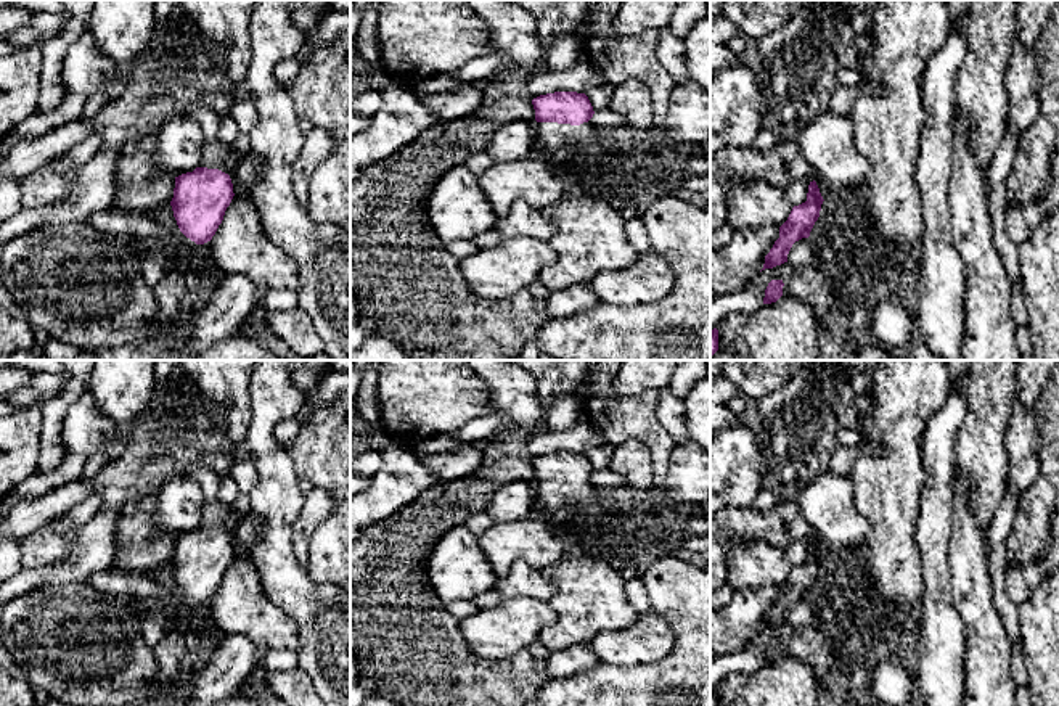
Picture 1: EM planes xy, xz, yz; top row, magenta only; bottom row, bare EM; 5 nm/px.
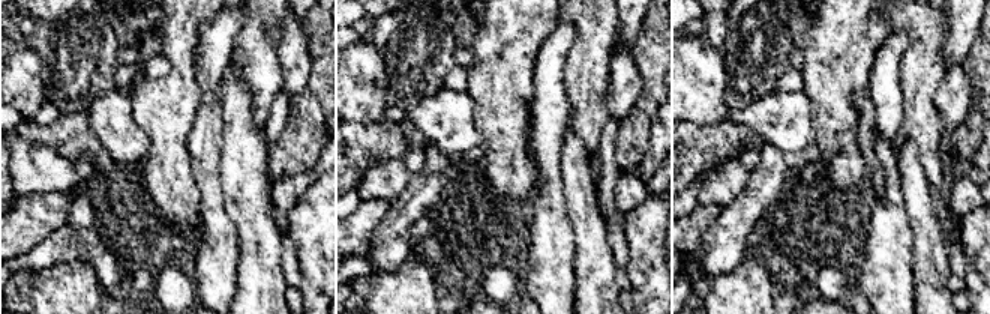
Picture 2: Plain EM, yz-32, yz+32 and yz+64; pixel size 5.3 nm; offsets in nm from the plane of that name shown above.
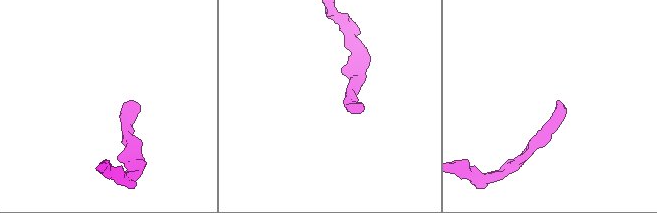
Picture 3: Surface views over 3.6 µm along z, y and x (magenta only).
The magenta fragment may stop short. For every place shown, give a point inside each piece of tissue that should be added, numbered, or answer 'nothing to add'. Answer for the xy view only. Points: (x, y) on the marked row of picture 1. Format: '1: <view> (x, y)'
1: xy (217, 155)

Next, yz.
nothing to add

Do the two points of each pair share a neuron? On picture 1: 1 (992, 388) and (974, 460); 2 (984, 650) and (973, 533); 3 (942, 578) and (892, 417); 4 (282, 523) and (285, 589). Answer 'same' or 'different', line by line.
1: same
2: same
3: different
4: same

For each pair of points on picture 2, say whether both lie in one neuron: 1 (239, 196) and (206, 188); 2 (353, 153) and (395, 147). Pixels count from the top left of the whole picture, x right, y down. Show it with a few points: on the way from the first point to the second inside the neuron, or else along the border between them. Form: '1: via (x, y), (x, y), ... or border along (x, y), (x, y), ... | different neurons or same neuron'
1: border along (221, 158), (219, 181), (224, 209), (236, 226) | different neurons
2: via (363, 147), (384, 147) | same neuron

